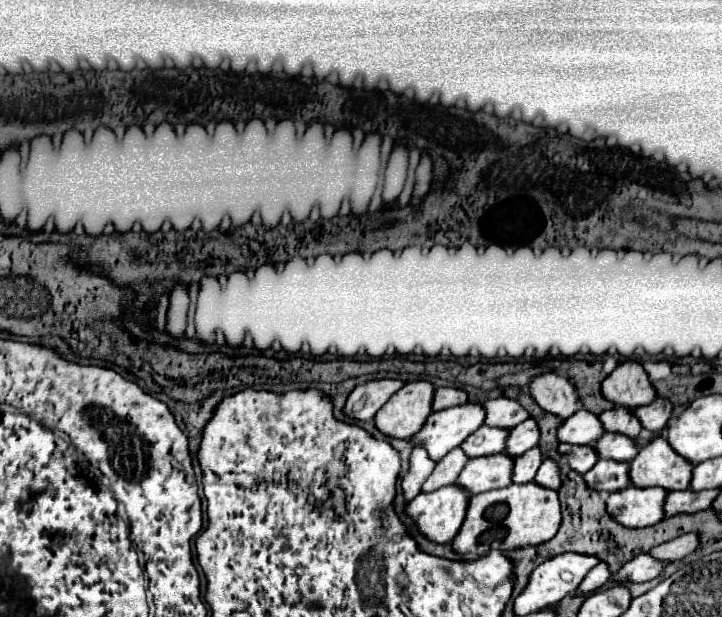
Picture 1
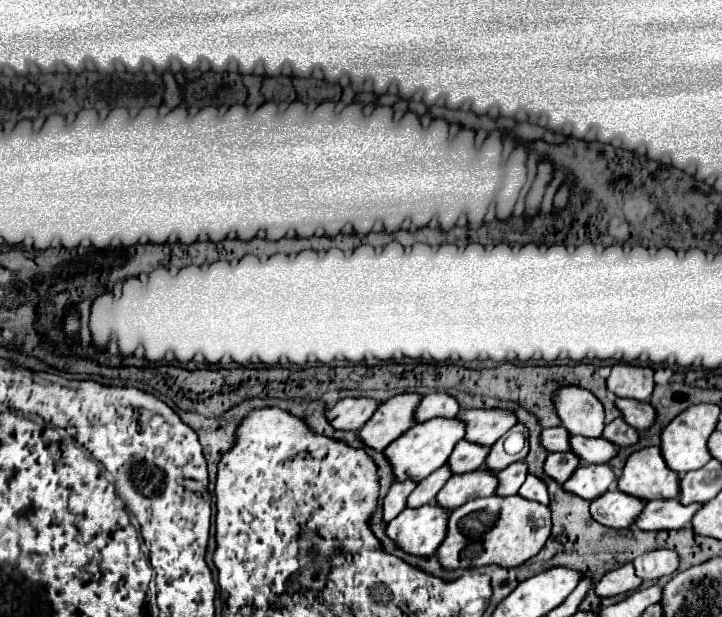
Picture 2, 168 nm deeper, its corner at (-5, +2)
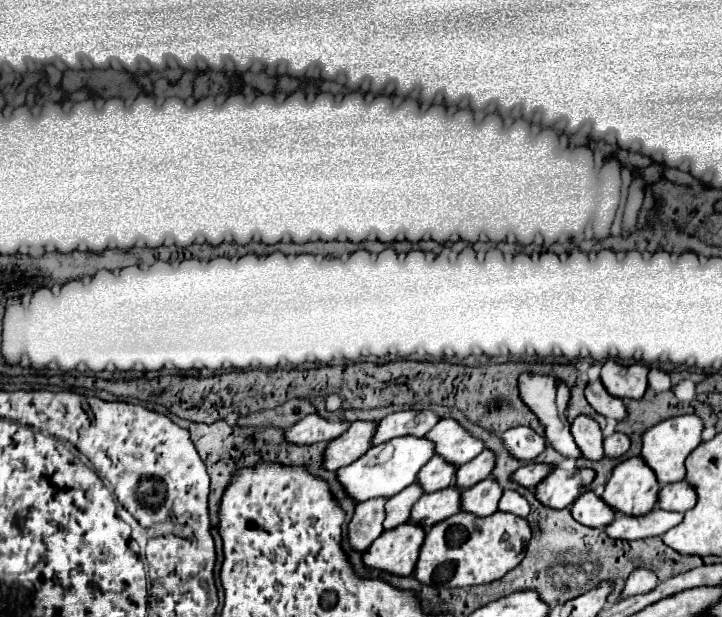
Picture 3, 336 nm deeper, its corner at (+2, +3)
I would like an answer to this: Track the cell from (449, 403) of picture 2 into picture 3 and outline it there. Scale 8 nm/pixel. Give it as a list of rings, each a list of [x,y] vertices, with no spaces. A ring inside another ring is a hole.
[[[400,410],[400,412],[388,414],[378,424],[374,444],[386,442],[396,436],[406,436],[406,434],[424,436],[424,434],[428,434],[430,428],[434,428],[438,424],[438,420],[440,420],[440,416],[432,410]]]

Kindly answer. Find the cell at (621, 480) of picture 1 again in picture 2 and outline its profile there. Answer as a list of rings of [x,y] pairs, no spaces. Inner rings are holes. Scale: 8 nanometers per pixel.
[[[581,465],[563,483],[563,491],[577,495],[581,499],[593,501],[595,497],[603,495],[613,481],[615,481],[615,477],[613,477],[613,469],[609,465]]]

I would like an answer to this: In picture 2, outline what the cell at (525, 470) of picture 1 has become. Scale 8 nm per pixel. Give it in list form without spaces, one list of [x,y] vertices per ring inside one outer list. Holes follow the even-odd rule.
[[[523,461],[511,463],[507,469],[497,473],[499,487],[495,489],[495,495],[499,495],[499,497],[515,495],[519,491],[519,485],[523,485],[525,477],[527,477],[527,467],[523,465]]]

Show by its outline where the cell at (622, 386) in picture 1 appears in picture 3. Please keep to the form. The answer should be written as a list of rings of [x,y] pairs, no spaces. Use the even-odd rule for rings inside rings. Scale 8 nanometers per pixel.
[[[608,360],[602,366],[602,384],[616,398],[634,398],[640,400],[648,386],[648,366],[642,362],[622,366],[614,360]]]

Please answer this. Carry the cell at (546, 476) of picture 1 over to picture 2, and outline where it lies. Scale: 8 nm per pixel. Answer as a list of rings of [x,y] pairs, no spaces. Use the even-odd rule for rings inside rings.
[[[527,475],[525,483],[521,485],[519,495],[523,499],[529,499],[529,501],[539,501],[541,505],[547,505],[547,501],[549,501],[549,493],[547,493],[545,483],[537,477],[531,477],[531,475]]]

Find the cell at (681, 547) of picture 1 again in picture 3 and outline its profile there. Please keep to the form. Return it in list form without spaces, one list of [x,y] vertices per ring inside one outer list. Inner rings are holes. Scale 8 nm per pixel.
[[[646,566],[644,568],[636,568],[628,576],[628,582],[626,582],[626,588],[622,592],[622,598],[632,596],[632,594],[646,594],[652,588],[656,588],[656,584],[658,584],[656,574],[650,568],[646,568]]]

